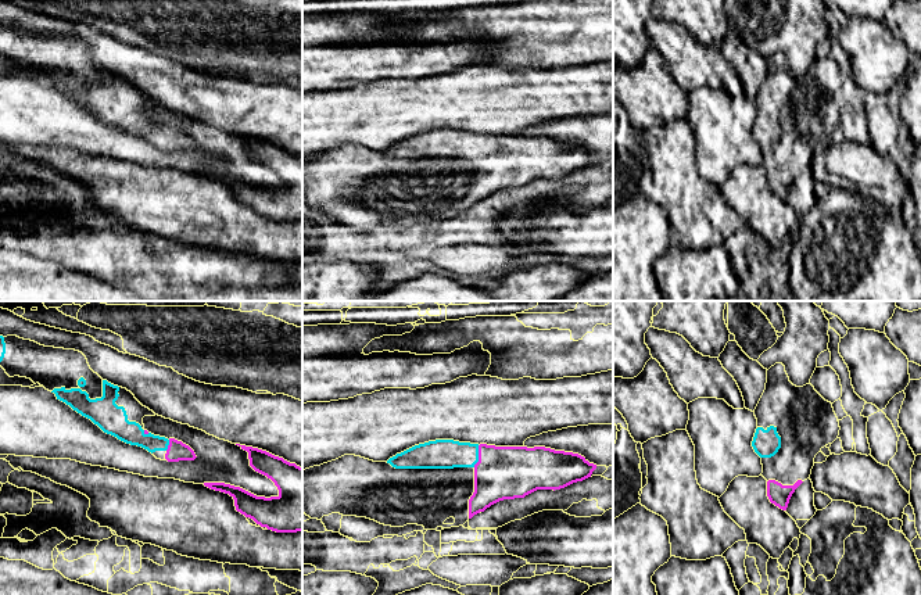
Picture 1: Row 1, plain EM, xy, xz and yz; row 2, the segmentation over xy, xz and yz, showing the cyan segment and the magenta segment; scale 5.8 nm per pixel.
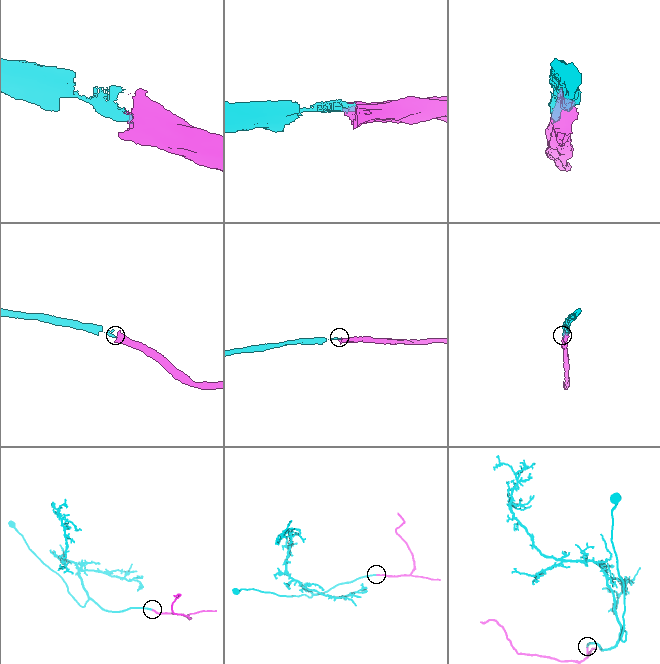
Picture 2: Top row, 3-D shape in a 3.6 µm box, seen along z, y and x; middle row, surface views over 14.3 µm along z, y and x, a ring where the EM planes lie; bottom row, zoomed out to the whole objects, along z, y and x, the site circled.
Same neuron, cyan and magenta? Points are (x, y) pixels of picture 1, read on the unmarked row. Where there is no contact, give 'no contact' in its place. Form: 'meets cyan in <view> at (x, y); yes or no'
meets cyan in xz at (477, 146); yes

